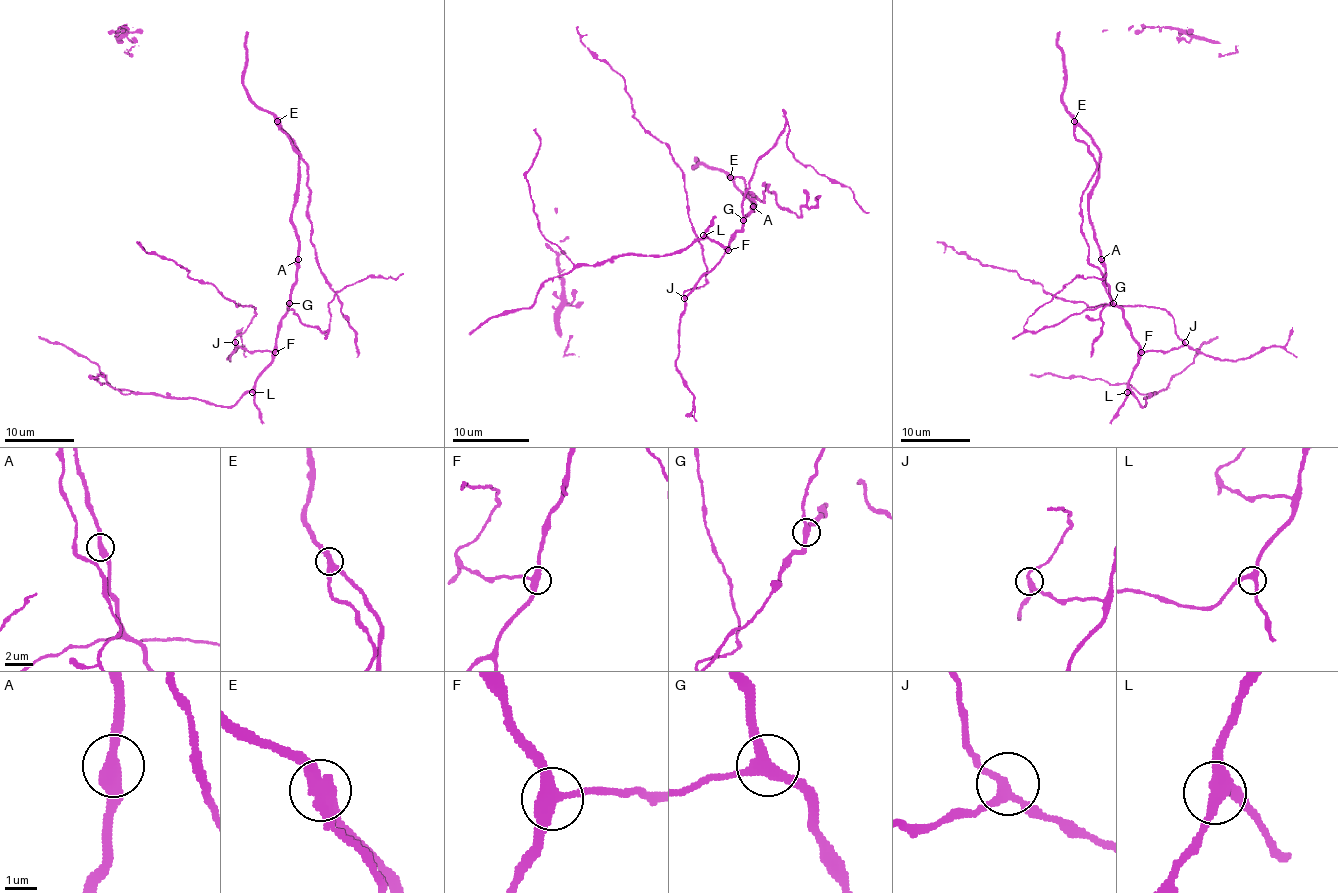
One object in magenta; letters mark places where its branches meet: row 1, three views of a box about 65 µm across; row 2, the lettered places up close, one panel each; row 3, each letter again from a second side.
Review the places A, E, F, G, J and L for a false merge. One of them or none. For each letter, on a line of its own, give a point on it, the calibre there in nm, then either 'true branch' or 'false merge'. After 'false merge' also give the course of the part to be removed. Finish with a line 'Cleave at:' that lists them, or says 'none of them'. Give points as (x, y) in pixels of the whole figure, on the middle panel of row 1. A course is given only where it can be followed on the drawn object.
A: (753, 206) | 400 nm | true branch
E: (730, 177) | 360 nm | false merge | (730, 177), (739, 177), (763, 200), (768, 185), (780, 206), (797, 216), (801, 206), (812, 208), (818, 195)
F: (728, 250) | 380 nm | true branch
G: (743, 220) | 340 nm | true branch
J: (684, 298) | 240 nm | true branch
L: (703, 235) | 320 nm | true branch
Cleave at: E

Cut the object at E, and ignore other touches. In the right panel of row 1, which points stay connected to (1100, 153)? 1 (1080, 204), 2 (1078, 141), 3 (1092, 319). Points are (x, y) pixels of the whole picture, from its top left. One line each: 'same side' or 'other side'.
1: other side
2: other side
3: other side

